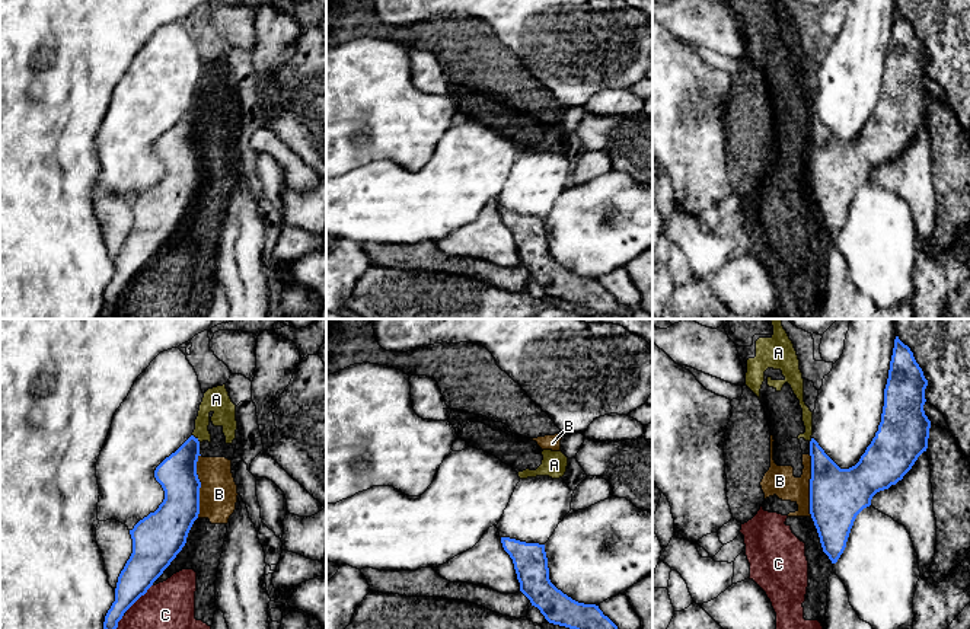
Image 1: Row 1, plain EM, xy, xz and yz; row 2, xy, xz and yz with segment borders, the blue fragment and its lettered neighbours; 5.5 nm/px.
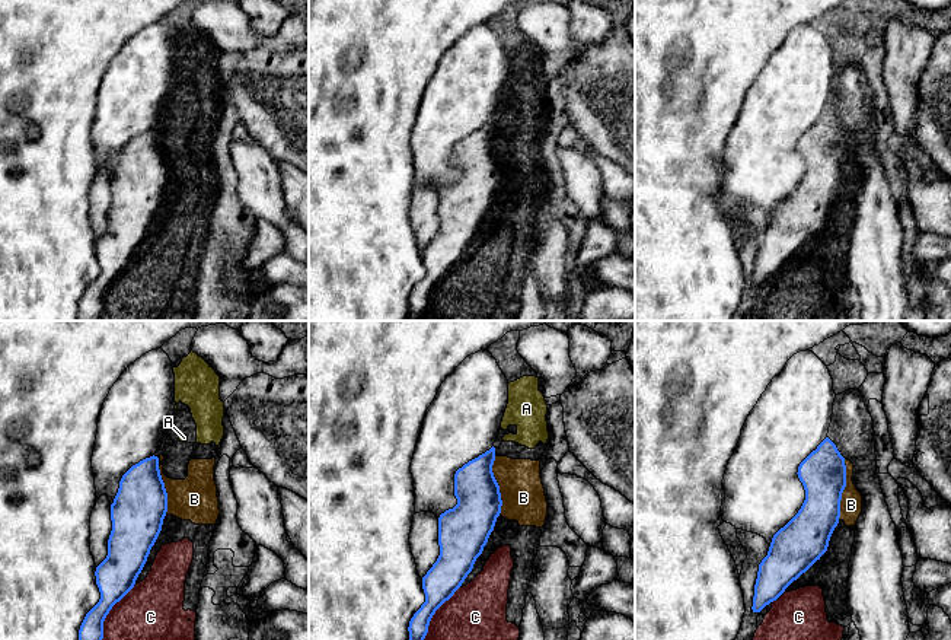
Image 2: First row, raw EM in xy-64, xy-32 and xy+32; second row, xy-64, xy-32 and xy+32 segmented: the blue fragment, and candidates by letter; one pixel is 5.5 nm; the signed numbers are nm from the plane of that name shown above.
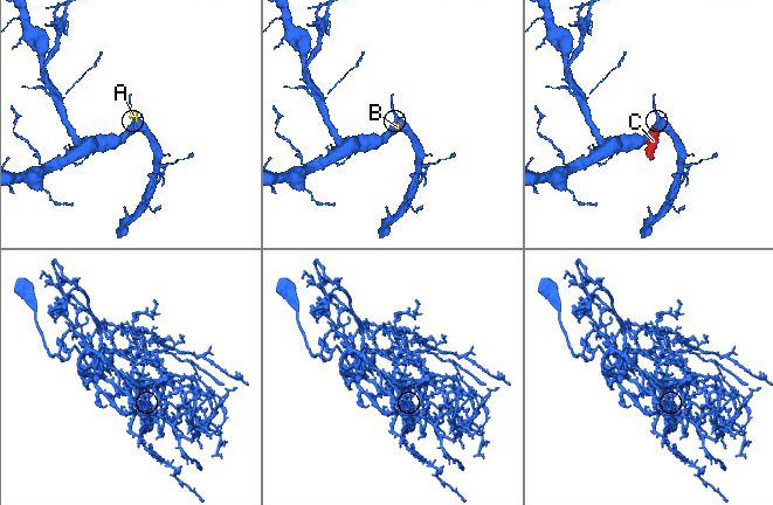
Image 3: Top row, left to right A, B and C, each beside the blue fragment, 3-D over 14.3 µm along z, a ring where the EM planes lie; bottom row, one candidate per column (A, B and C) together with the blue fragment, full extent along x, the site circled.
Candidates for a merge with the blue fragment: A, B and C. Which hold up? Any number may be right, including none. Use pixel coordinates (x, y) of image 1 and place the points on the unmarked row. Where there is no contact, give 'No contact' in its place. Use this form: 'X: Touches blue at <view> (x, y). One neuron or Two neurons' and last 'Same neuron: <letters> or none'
A: Touches blue at xy (197, 112). Two neurons
B: Touches blue at xy (200, 160). Two neurons
C: Touches blue at xy (139, 271). Two neurons
Same neuron: none

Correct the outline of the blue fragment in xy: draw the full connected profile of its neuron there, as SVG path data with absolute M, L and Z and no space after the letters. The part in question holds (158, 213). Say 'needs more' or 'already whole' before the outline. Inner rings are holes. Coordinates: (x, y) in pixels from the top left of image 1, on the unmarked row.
already whole | M191 109L156 141L154 151L165 165L165 173L130 204L133 227L118 250L115 275L105 290L103 304L117 304L124 287L147 266L185 220L200 188L200 130L200 115Z

